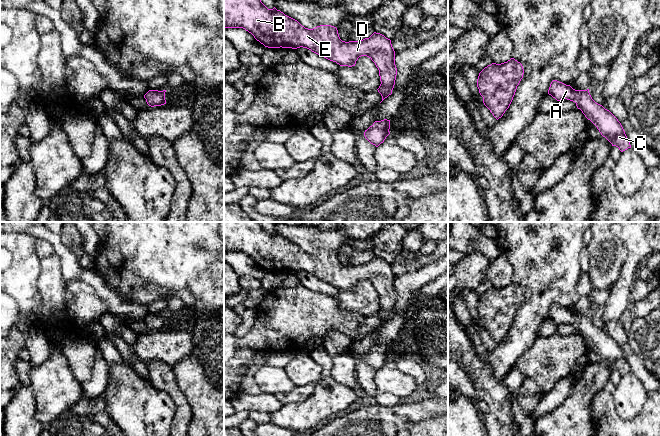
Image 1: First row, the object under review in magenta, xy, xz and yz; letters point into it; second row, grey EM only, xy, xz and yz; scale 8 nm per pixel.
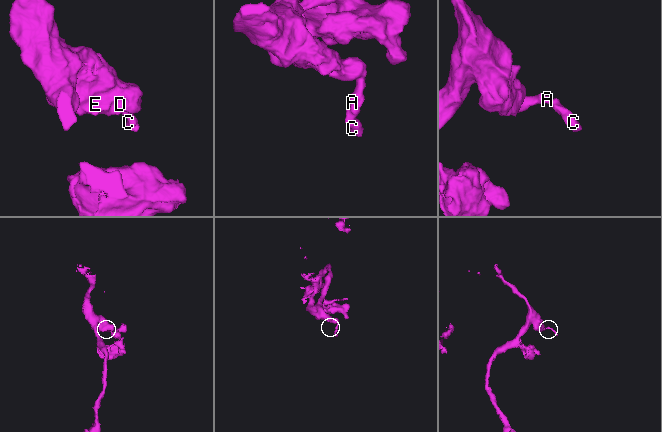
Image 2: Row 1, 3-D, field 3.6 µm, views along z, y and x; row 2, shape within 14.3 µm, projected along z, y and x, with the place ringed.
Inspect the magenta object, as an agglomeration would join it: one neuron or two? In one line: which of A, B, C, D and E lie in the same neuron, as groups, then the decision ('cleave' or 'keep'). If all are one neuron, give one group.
A B C D E | keep

